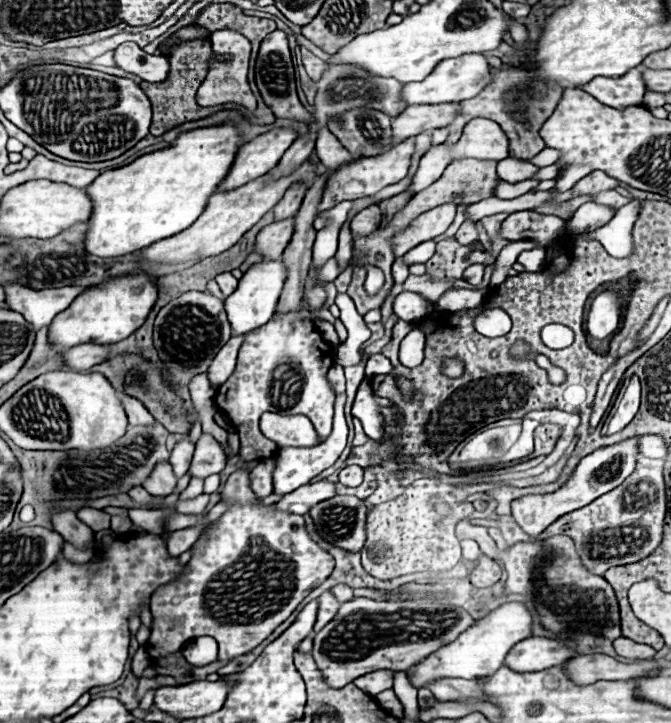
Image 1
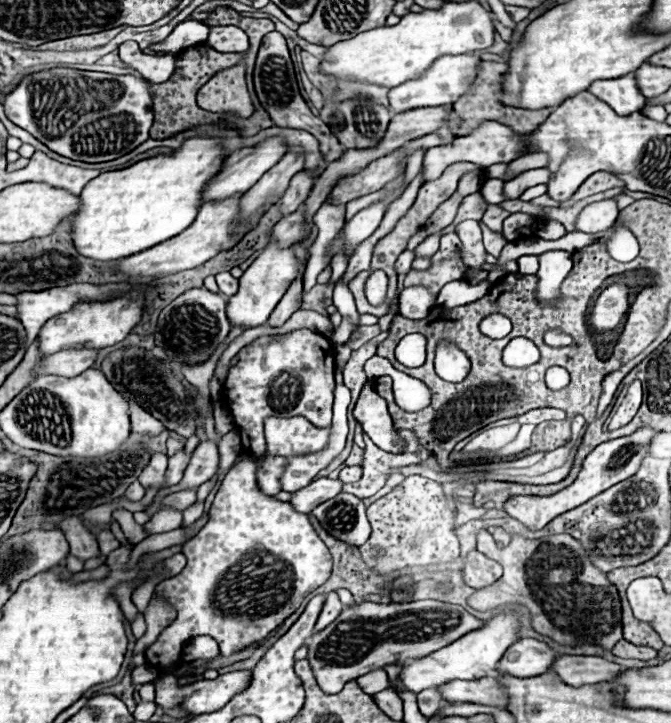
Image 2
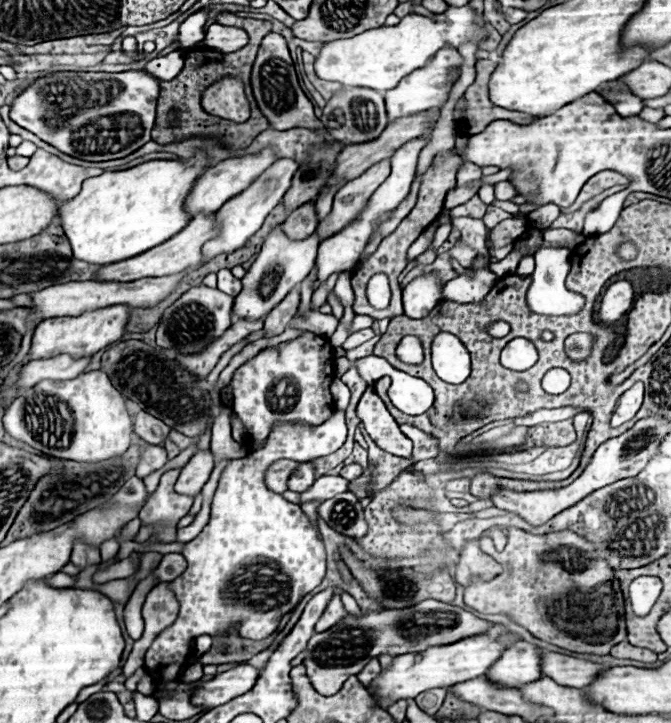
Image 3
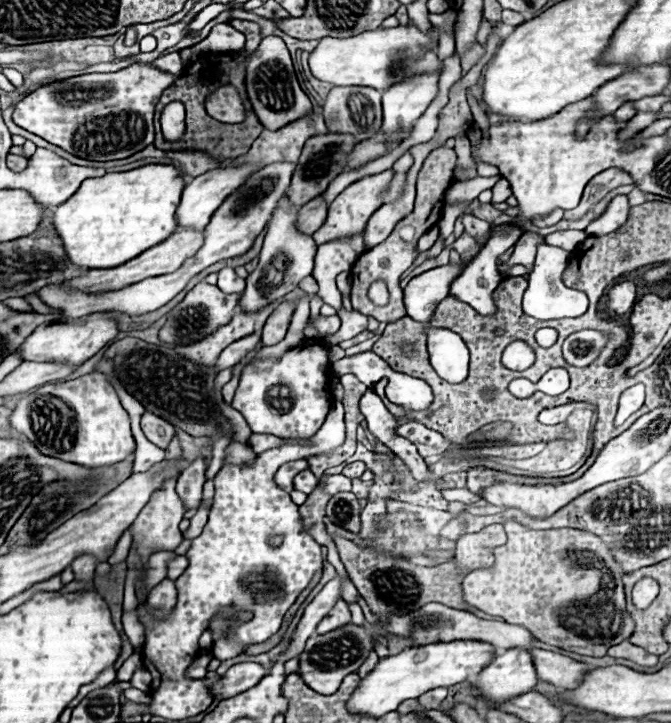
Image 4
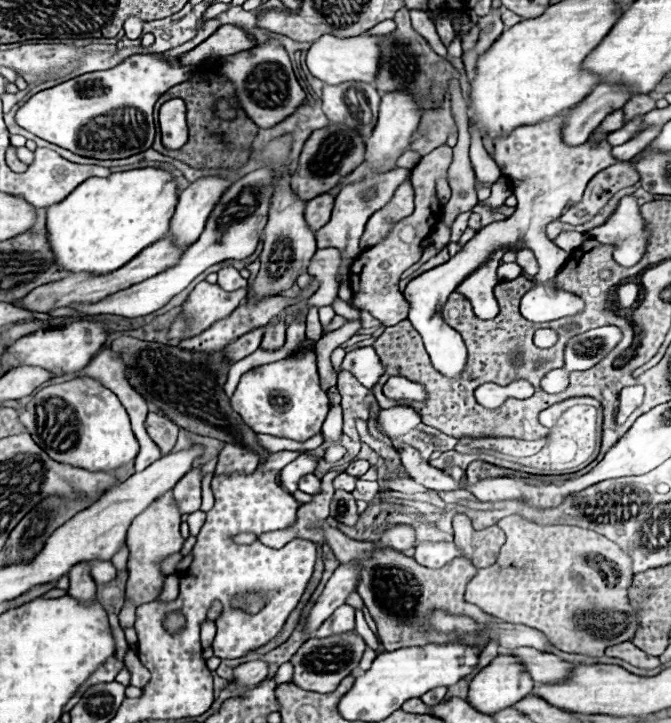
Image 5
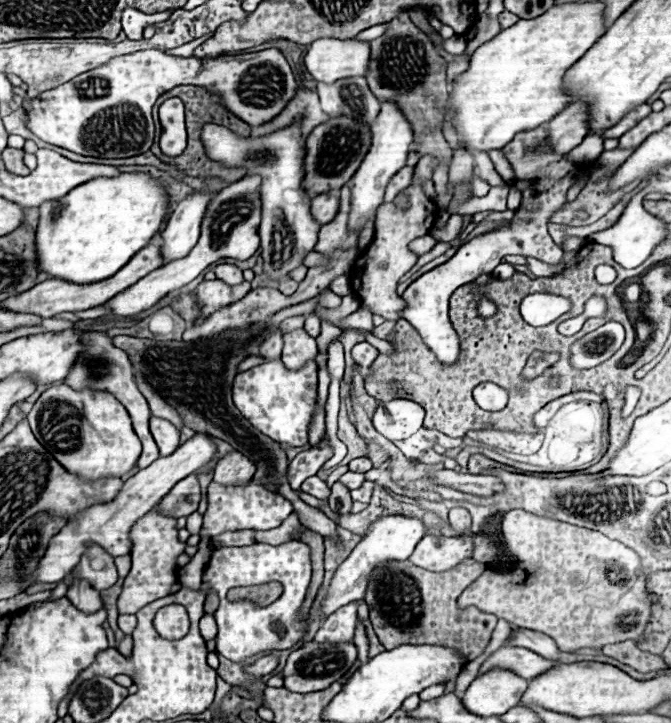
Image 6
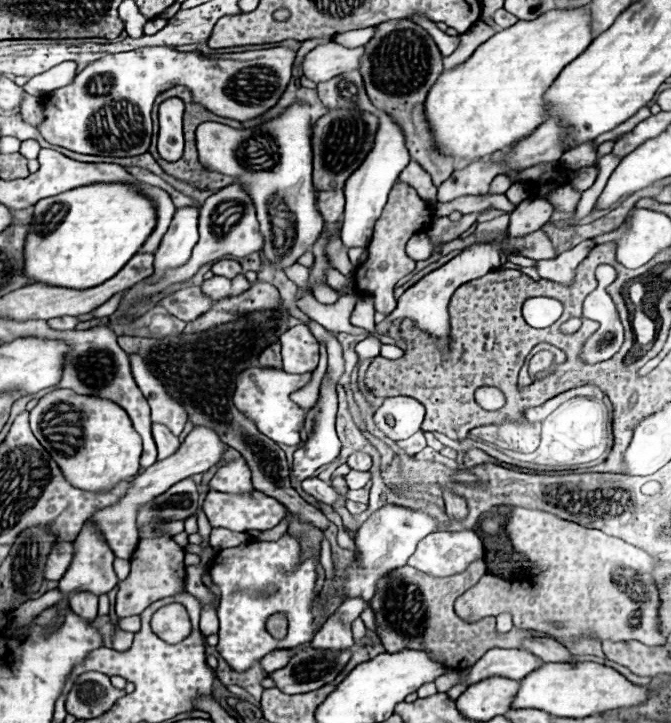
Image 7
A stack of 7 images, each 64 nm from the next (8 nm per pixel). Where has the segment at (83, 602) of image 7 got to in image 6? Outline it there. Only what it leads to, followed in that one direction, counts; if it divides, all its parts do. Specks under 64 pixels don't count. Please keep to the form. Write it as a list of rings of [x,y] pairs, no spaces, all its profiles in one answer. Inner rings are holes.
[[[76,582],[68,588],[68,596],[66,596],[78,610],[92,614],[96,610],[102,608],[102,600],[100,600],[100,592],[88,588],[86,582]]]

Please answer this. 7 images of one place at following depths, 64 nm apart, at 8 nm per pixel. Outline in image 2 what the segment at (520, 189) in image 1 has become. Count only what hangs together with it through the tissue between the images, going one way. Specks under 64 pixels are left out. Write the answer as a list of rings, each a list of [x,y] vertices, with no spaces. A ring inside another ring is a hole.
[[[498,178],[486,180],[486,182],[482,184],[482,188],[480,188],[482,198],[484,198],[488,204],[498,204],[498,202],[506,200],[506,198],[502,196],[502,184],[504,184],[504,182],[500,182]]]

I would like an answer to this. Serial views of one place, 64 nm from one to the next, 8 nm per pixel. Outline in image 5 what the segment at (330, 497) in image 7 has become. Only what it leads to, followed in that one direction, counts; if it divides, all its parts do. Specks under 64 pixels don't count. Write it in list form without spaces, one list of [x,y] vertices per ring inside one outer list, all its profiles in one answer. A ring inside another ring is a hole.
[[[308,474],[300,480],[300,490],[306,494],[320,494],[320,478],[316,478],[314,474]]]

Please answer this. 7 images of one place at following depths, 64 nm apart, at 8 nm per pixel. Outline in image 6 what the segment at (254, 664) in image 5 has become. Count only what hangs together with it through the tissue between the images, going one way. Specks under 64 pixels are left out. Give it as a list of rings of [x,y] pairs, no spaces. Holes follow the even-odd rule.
[[[264,656],[250,666],[244,666],[244,672],[250,672],[252,676],[266,676],[266,674],[272,674],[276,668],[278,668],[278,658],[276,656]]]

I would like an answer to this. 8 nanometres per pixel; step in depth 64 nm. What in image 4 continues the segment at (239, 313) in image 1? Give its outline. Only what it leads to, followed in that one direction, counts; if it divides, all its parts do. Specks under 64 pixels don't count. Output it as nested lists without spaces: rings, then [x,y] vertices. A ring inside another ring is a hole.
[[[284,194],[278,200],[276,210],[272,212],[272,220],[268,222],[258,268],[246,278],[246,290],[242,292],[242,298],[238,302],[238,306],[242,310],[256,312],[276,300],[282,300],[290,290],[294,290],[298,286],[298,282],[304,276],[310,276],[310,272],[314,268],[316,244],[314,244],[312,236],[304,236],[296,228],[296,218],[298,218],[298,208],[294,204],[290,204],[288,196]]]

